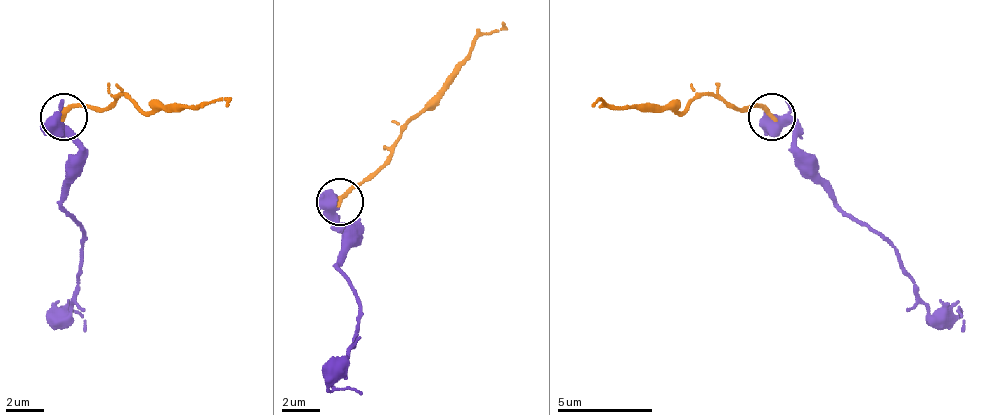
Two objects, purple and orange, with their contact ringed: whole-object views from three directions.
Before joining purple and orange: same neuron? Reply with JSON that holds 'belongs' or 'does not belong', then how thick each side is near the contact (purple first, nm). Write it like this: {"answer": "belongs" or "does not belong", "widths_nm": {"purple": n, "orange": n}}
{"answer": "does not belong", "widths_nm": {"purple": 440, "orange": 260}}

